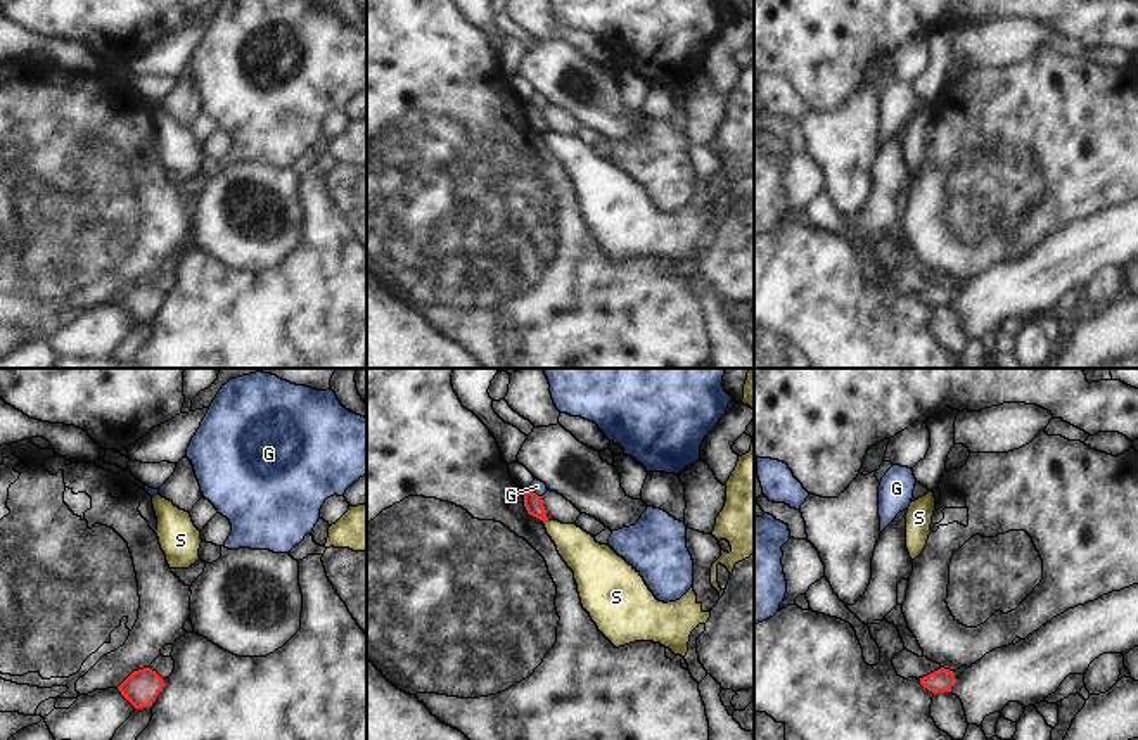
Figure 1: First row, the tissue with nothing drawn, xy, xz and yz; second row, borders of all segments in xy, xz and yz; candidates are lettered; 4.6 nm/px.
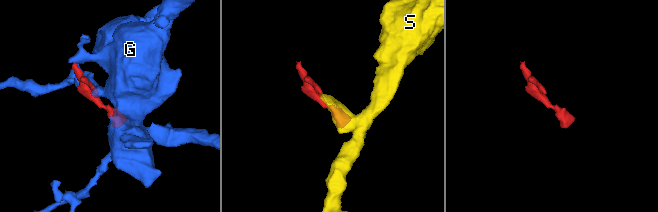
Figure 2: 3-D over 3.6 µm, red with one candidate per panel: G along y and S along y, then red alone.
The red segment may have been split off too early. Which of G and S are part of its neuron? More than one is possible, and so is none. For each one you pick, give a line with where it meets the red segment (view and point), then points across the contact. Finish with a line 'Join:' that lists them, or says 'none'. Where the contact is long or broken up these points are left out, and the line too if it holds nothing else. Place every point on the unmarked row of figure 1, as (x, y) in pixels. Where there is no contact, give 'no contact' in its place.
Join: none

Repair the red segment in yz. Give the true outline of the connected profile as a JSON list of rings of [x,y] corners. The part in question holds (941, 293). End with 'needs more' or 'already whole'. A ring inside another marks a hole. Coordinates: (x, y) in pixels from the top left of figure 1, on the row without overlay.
[[[944,280],[920,290],[920,297],[932,304],[934,308],[939,304],[951,304],[953,294],[955,285]]] | already whole

